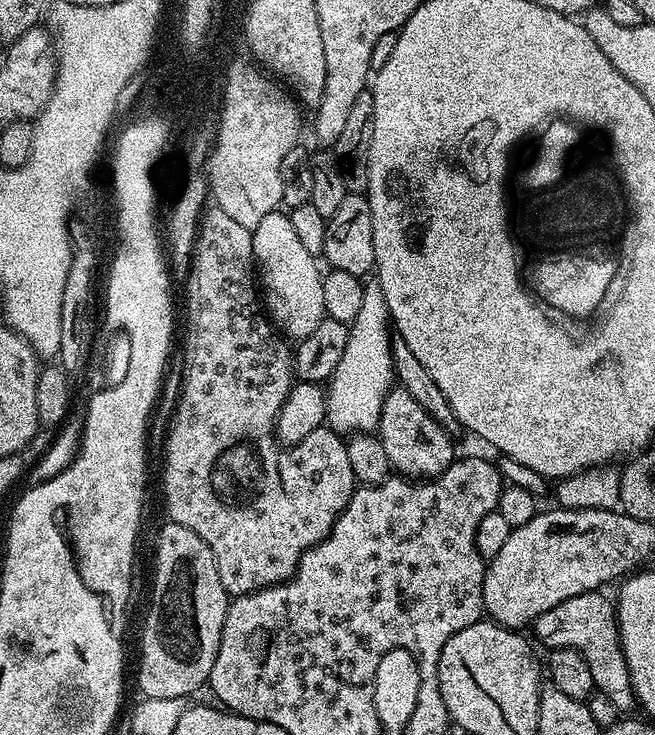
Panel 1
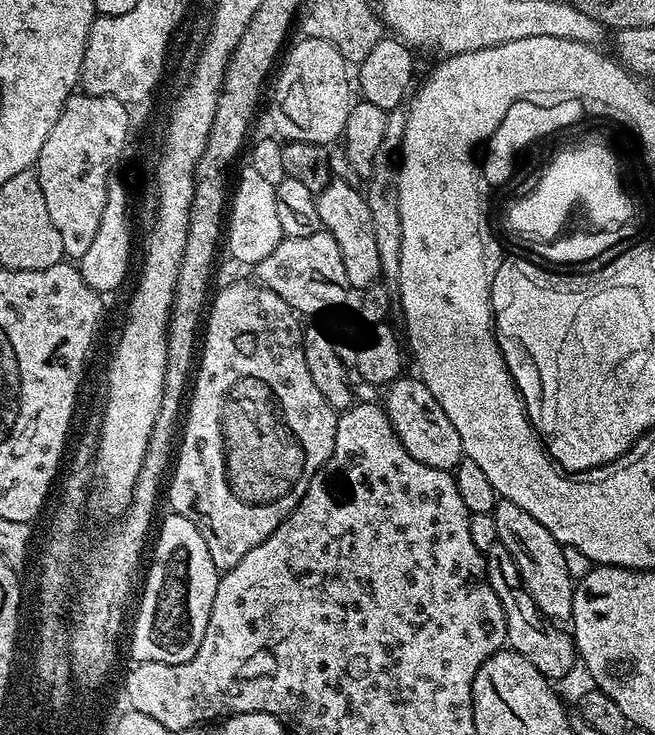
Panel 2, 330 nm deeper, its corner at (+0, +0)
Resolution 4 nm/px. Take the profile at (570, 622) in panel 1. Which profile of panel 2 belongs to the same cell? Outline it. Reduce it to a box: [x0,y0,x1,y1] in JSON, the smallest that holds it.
[484,543,578,682]

